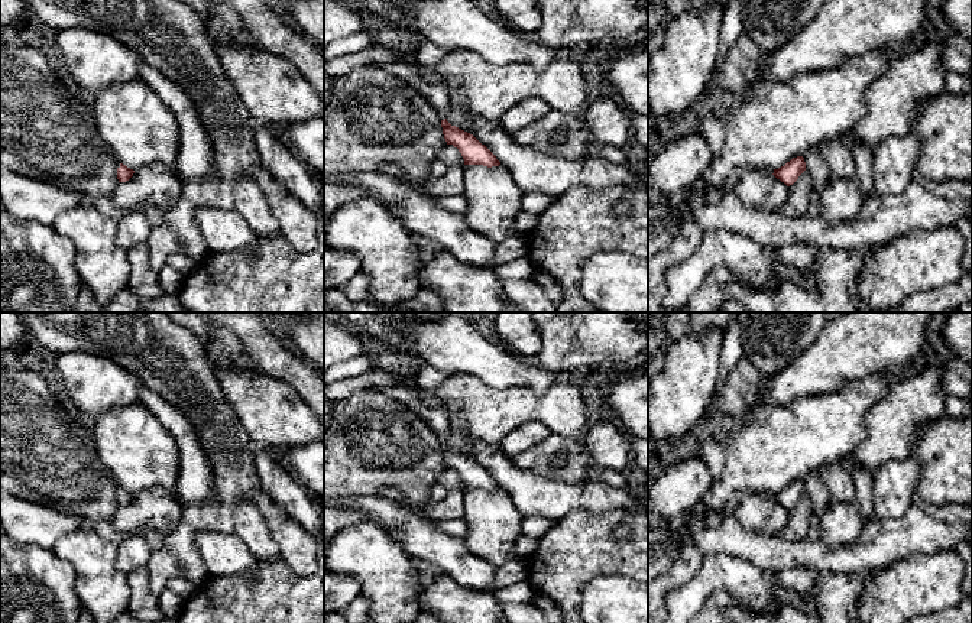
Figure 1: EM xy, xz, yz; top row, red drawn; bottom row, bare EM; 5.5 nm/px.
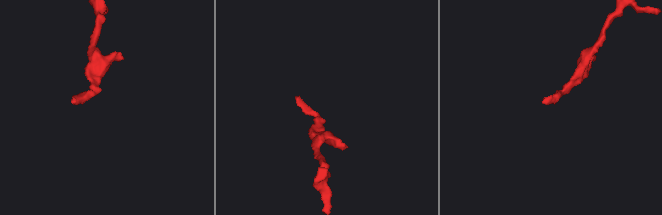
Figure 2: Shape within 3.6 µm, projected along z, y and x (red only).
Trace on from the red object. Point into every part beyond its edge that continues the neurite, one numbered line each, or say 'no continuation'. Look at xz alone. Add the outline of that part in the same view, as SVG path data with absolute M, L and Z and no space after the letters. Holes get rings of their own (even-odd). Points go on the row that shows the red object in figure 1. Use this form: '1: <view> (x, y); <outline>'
1: xz (437, 96); M385 62L367 64L366 66L379 66L386 72L408 81L417 91L419 91L438 111L441 120L447 119L450 111L450 97L443 85L428 84L417 72L415 65L406 62Z

